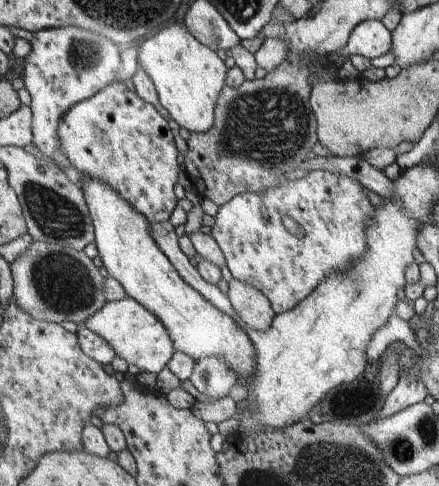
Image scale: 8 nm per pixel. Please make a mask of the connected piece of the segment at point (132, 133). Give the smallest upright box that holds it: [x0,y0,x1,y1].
[59,81,179,223]

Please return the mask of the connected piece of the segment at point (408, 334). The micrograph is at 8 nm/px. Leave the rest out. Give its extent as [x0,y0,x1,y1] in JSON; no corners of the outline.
[367,312,416,364]

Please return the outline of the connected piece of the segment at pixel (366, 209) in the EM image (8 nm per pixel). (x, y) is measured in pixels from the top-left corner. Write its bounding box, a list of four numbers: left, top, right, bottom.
[211,170,376,315]

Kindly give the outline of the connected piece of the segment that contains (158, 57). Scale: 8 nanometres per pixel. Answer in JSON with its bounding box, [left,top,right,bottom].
[137,22,229,132]

